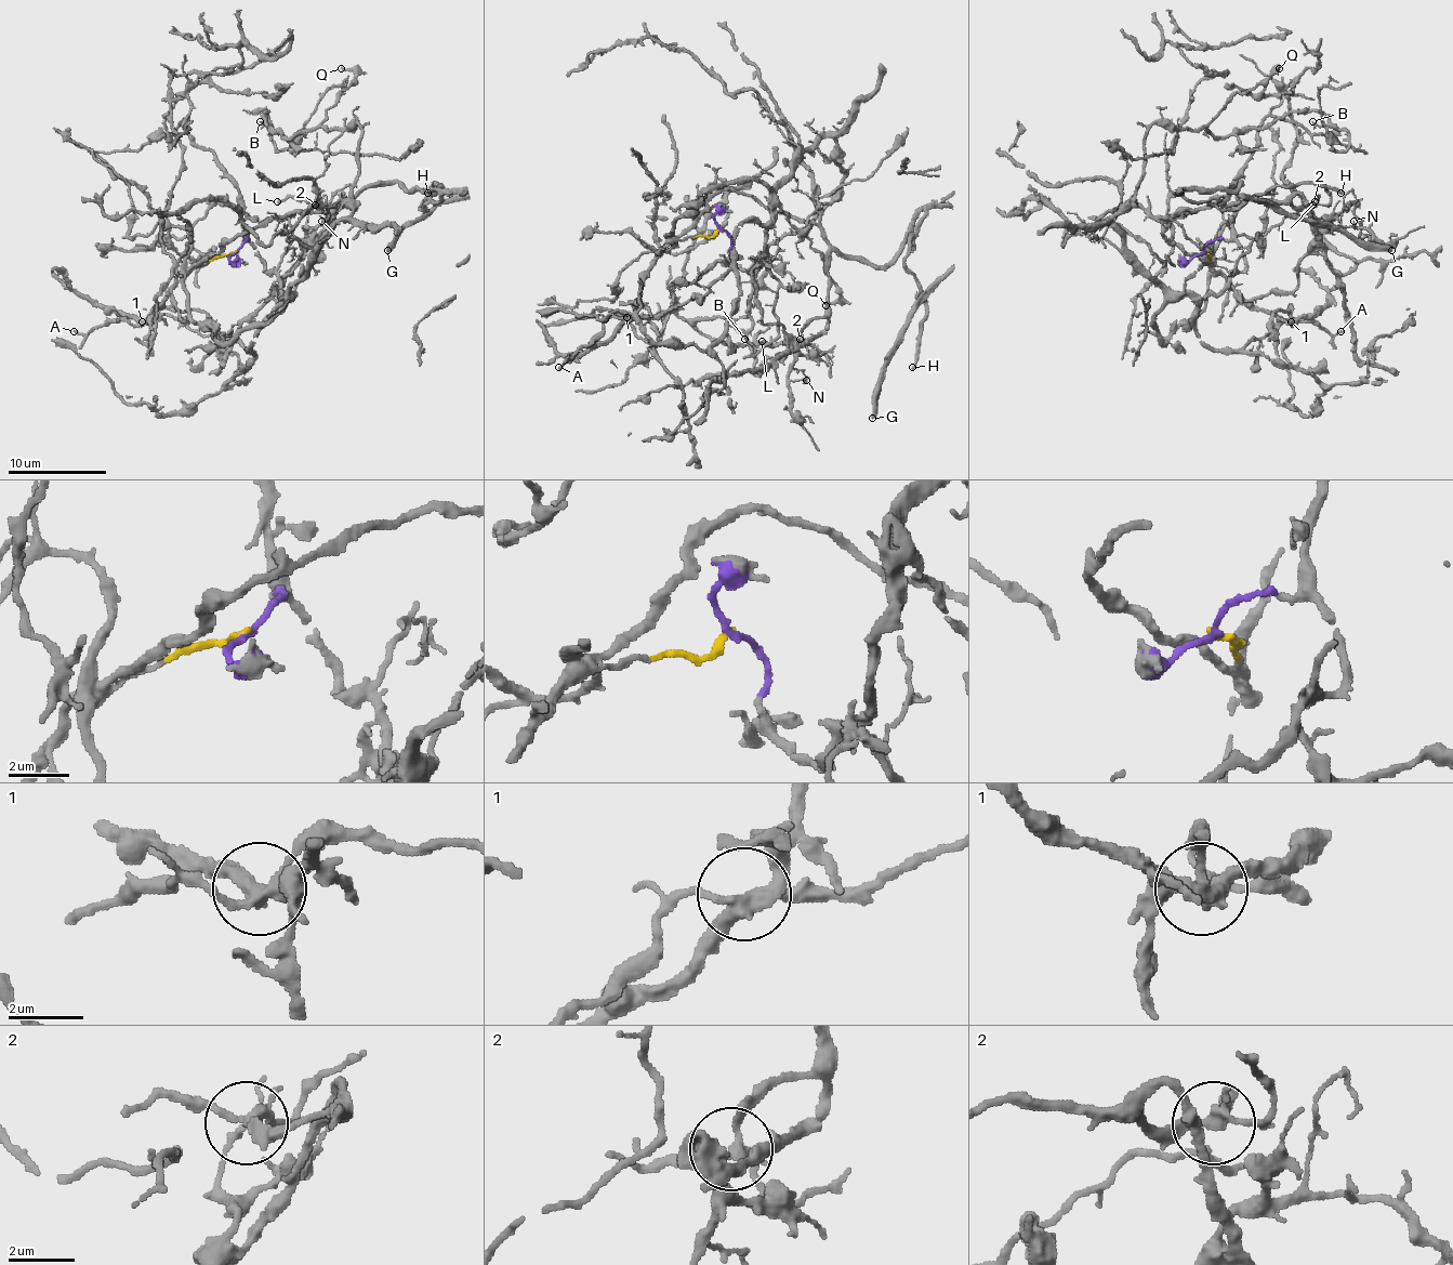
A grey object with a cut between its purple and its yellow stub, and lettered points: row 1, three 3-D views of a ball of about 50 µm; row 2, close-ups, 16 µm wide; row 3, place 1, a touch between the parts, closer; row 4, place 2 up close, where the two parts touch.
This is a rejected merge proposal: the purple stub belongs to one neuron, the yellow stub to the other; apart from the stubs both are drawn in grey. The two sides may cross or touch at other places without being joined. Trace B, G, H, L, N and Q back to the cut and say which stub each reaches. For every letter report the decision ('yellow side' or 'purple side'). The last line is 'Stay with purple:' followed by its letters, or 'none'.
B: purple side
G: yellow side
H: yellow side
L: yellow side
N: purple side
Q: purple side
Stay with purple: B, N, Q

